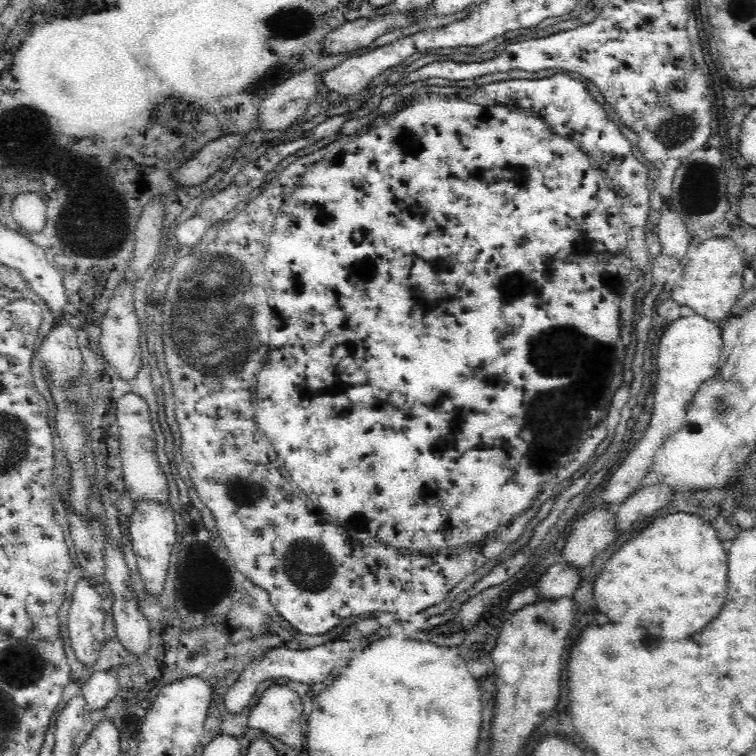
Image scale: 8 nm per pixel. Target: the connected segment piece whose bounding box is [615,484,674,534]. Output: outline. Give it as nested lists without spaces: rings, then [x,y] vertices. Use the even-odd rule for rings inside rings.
[[[664,484],[638,490],[615,508],[616,533],[622,534],[630,530],[632,523],[638,518],[652,516],[656,510],[664,508],[668,500],[674,500],[674,498]]]

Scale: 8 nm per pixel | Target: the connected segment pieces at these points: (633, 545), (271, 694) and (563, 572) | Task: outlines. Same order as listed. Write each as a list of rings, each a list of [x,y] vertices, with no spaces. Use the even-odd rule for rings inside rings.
[[[676,512],[676,514],[664,514],[654,520],[652,528],[648,528],[644,534],[634,536],[632,540],[628,540],[602,568],[602,572],[598,574],[596,582],[594,582],[594,596],[598,602],[598,608],[602,614],[606,614],[609,618],[609,624],[622,624],[622,628],[626,630],[638,630],[644,632],[646,636],[646,627],[640,628],[640,622],[658,622],[660,620],[660,612],[666,612],[668,616],[676,618],[678,622],[682,622],[684,632],[696,634],[700,632],[714,616],[718,616],[716,612],[720,610],[724,596],[726,596],[726,552],[722,548],[722,544],[718,542],[718,536],[714,532],[714,528],[694,516],[694,514],[686,514],[686,512]]]
[[[274,683],[267,686],[250,711],[247,726],[271,734],[296,750],[302,750],[302,710],[303,704],[298,693],[288,685]]]
[[[554,563],[535,582],[537,600],[558,600],[570,597],[582,580],[582,572],[568,566],[567,563]]]

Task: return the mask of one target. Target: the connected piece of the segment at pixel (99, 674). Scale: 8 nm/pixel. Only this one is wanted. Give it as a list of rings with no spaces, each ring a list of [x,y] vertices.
[[[95,671],[81,685],[81,694],[88,708],[94,710],[105,708],[118,692],[118,681],[113,672]]]

